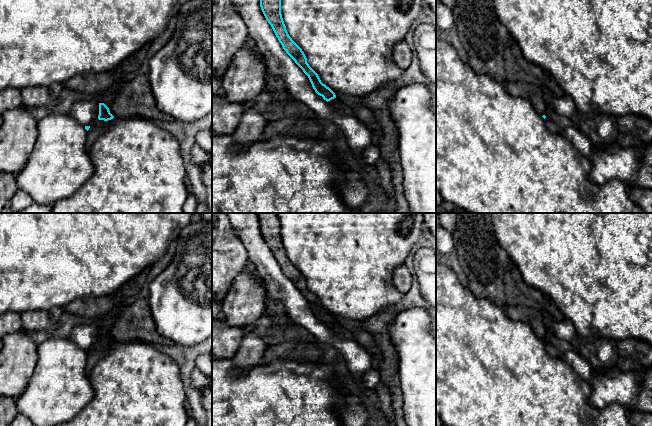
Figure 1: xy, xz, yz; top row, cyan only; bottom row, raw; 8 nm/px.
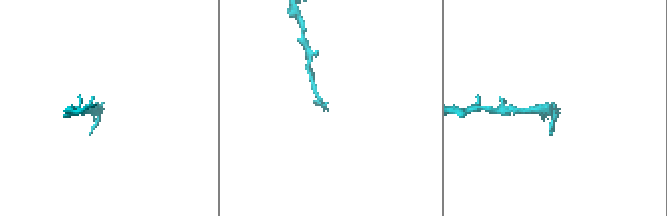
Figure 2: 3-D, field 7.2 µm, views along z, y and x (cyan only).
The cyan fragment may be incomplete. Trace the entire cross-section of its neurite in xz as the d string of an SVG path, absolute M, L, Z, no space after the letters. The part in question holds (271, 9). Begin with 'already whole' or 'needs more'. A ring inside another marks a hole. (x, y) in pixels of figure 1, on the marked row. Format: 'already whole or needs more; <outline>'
needs more; M260 0L260 7L283 49L308 76L313 89L318 95L322 96L327 102L338 98L343 103L355 108L363 104L375 108L373 110L373 117L381 130L381 141L378 148L390 168L398 164L398 160L394 157L394 147L397 139L395 124L390 116L382 114L377 109L388 102L390 92L396 84L396 80L364 96L334 93L321 82L318 74L307 63L307 58L302 49L289 36L281 14L281 0Z

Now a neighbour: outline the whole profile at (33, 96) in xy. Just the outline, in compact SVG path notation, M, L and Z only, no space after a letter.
M53 83L47 86L29 86L21 89L23 105L27 108L39 107L54 103L62 90L62 84Z

